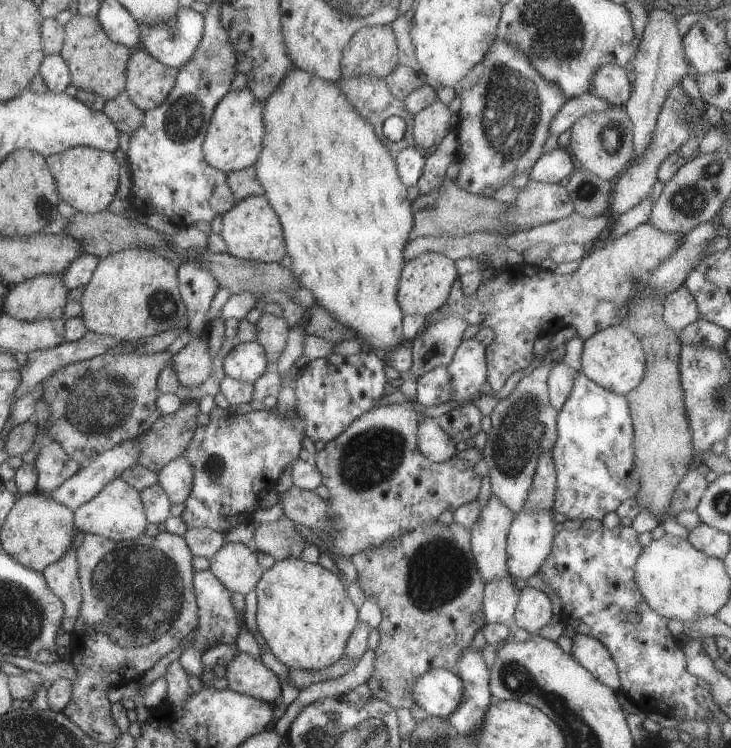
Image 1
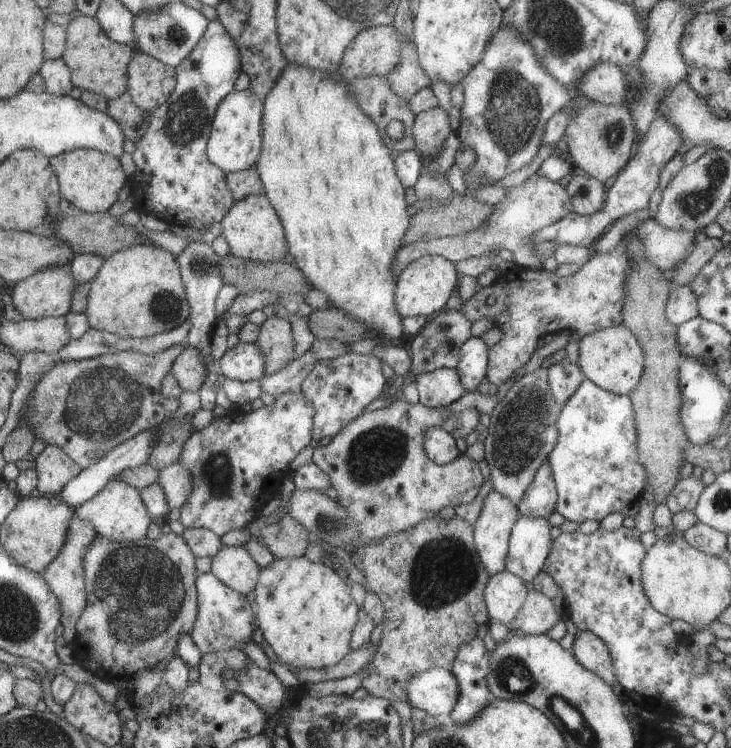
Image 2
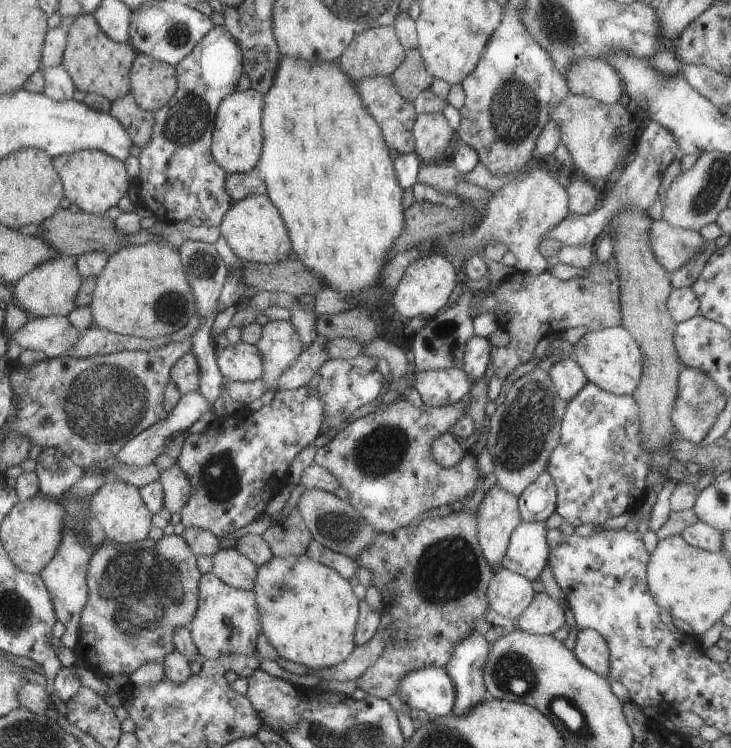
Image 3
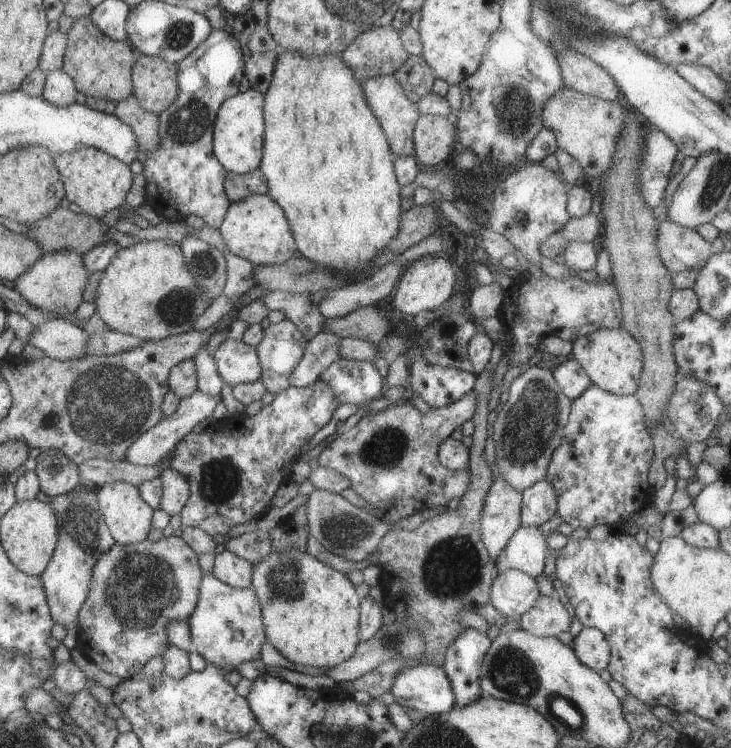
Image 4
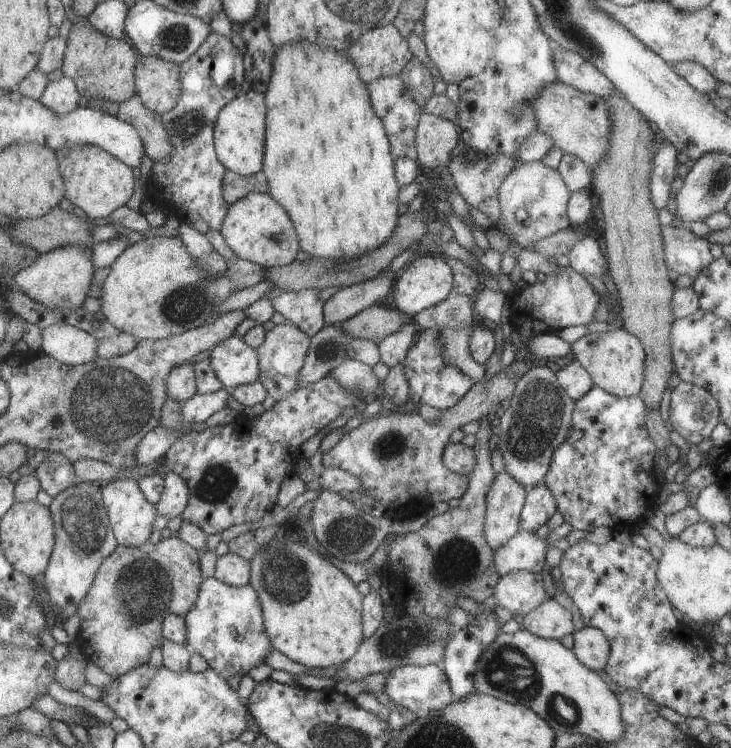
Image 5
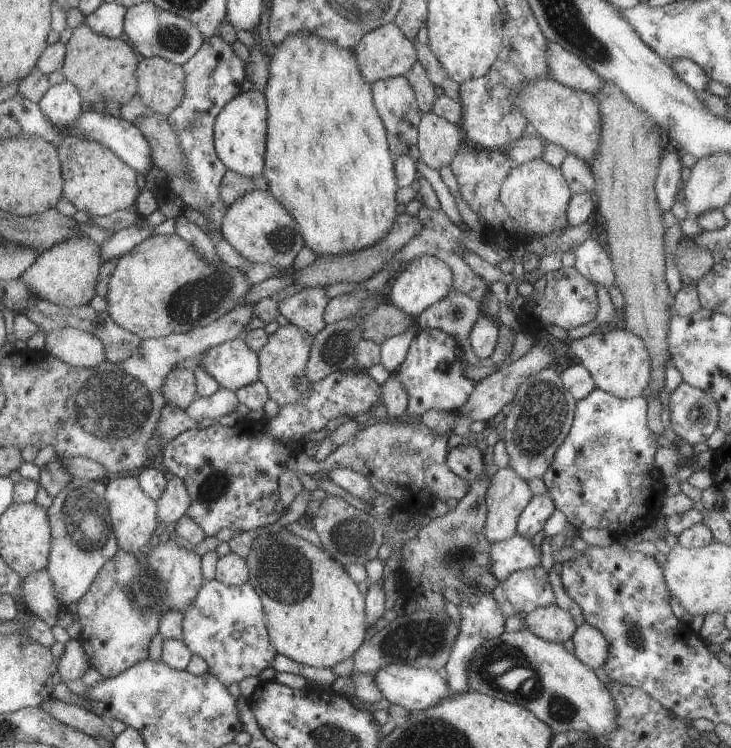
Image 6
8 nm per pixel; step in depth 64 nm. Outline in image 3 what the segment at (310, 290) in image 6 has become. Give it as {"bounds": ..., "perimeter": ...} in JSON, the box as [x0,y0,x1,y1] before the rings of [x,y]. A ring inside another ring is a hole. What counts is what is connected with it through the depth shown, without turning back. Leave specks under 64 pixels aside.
{"bounds":[237,291,318,347],"perimeter":[[[258,291],[248,302],[244,302],[244,304],[239,303],[237,307],[238,309],[240,307],[244,308],[244,306],[266,309],[271,305],[276,305],[286,308],[290,312],[290,322],[294,324],[294,328],[296,328],[296,332],[298,332],[304,347],[307,347],[318,337],[316,332],[316,318],[318,318],[318,314],[306,308],[302,309],[299,305],[299,299],[298,296],[292,296],[292,294],[288,293]]]}

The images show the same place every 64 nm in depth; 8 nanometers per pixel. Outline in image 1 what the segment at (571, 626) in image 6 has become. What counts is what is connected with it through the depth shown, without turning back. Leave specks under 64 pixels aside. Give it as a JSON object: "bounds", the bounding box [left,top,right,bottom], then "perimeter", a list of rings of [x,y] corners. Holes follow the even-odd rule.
{"bounds":[513,587,553,635],"perimeter":[[[533,587],[520,591],[520,602],[513,616],[515,628],[524,628],[535,635],[551,622],[553,616],[552,602],[544,592]]]}

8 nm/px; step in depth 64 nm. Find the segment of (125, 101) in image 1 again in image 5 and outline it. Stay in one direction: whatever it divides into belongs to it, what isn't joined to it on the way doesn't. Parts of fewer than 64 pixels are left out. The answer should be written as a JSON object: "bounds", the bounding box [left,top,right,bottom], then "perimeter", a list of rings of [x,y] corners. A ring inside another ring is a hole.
{"bounds":[117,94,172,162],"perimeter":[[[137,94],[119,103],[117,117],[136,128],[144,142],[146,154],[153,162],[168,162],[168,158],[172,158],[172,142],[161,115],[148,110]]]}

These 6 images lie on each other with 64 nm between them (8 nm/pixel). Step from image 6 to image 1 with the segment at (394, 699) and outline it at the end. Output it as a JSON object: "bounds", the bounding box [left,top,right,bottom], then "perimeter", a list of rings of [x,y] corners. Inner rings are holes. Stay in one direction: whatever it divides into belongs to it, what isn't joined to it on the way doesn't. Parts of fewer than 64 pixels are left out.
{"bounds":[412,668,464,719],"perimeter":[[[444,668],[431,669],[412,684],[412,698],[428,714],[443,719],[460,706],[464,686],[457,673]]]}

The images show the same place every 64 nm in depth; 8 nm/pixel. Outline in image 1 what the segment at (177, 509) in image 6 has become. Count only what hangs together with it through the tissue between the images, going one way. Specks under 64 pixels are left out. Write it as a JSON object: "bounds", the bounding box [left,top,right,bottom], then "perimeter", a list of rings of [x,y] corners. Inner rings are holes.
{"bounds":[158,456,194,504],"perimeter":[[[178,456],[160,470],[158,483],[164,488],[172,504],[184,504],[192,492],[194,466],[186,456]]]}

